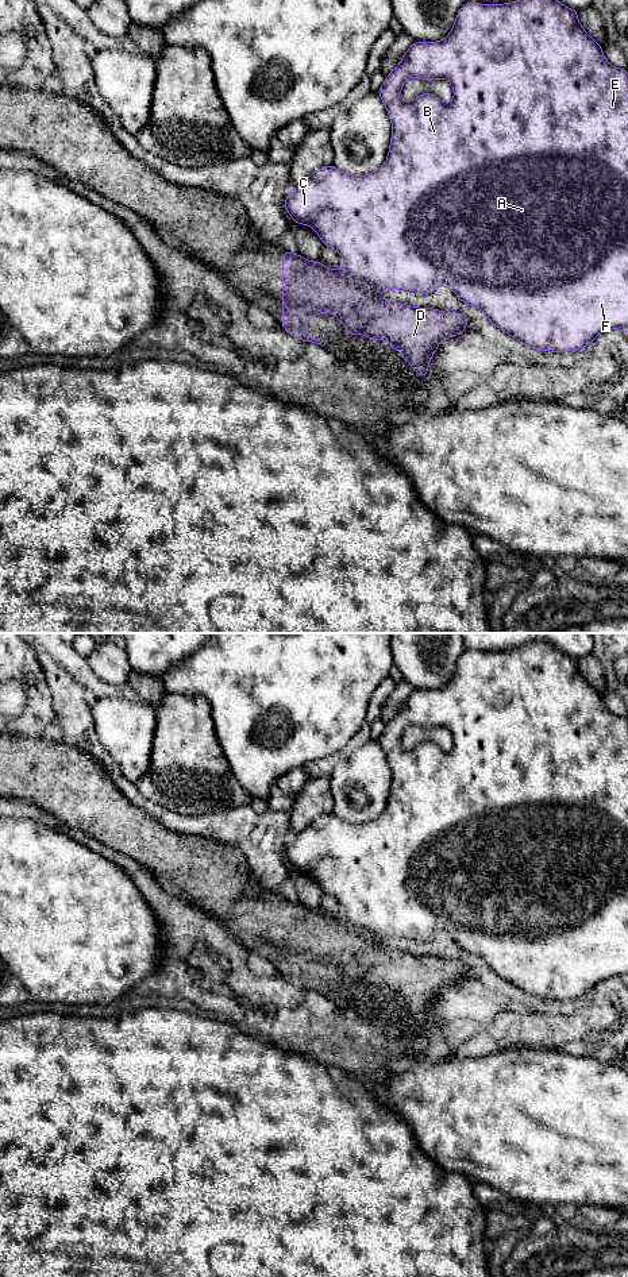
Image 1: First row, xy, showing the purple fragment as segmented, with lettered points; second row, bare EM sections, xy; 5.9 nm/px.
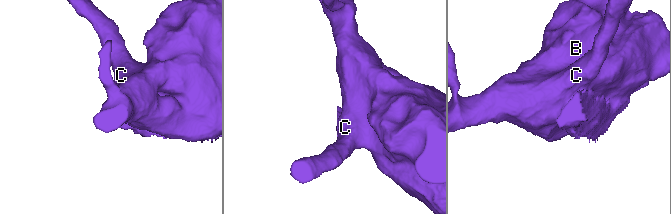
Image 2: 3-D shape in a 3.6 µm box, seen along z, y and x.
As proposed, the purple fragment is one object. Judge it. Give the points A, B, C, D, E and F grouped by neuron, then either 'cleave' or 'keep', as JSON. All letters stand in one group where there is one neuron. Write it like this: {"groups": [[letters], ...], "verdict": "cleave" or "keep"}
{"groups": [["A", "B", "C", "E", "F"], ["D"]], "verdict": "cleave"}

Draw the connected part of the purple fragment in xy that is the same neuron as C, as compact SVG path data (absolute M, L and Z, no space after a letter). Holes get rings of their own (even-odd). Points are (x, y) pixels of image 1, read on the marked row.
M517 0L505 4L465 3L456 13L451 32L438 42L413 42L400 63L377 90L392 121L392 138L385 163L374 173L350 175L334 165L317 169L290 189L284 208L298 223L309 225L323 246L335 248L344 261L342 273L371 290L404 289L431 294L444 285L467 306L479 308L504 333L538 351L569 352L590 343L602 332L621 329L628 333L628 70L610 65L596 42L581 26L578 11L558 0ZM417 77L427 81L447 80L454 89L450 104L434 93L421 93L407 103L401 97L404 82Z

